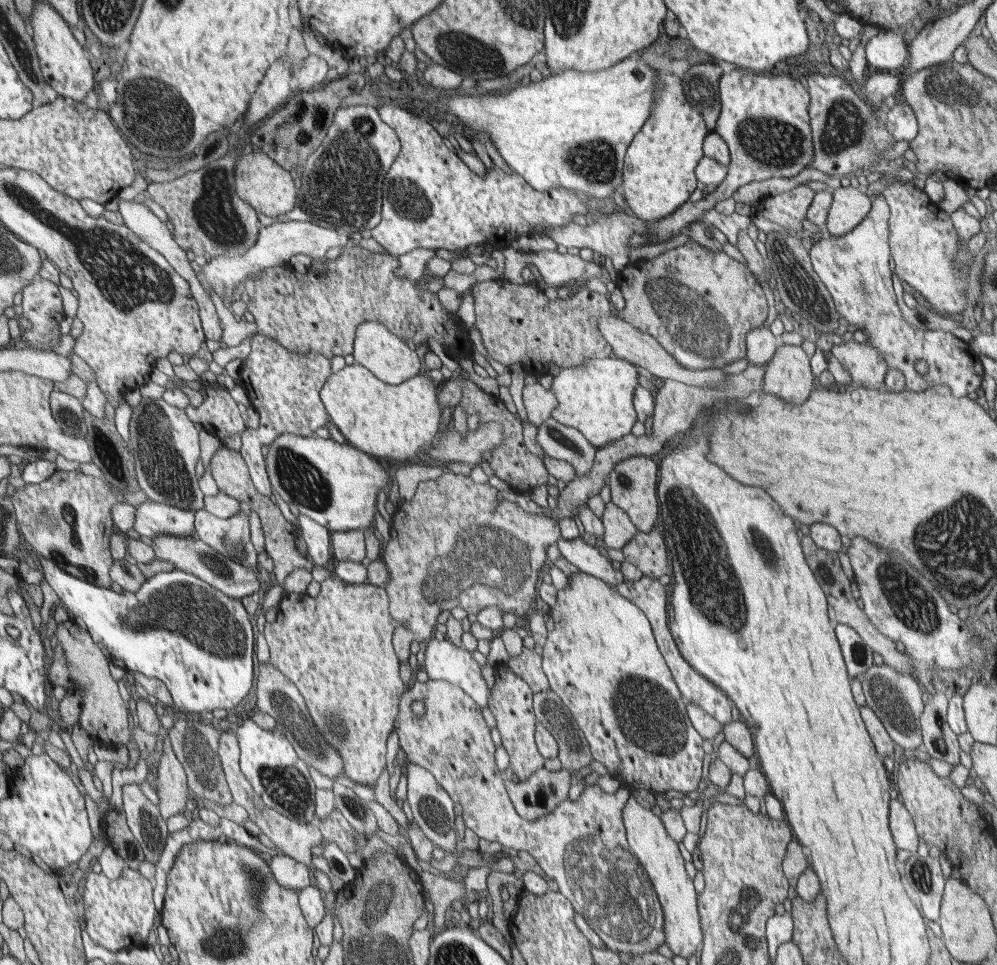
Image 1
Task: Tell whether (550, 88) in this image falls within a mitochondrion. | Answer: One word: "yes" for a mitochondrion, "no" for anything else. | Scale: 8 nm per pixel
no

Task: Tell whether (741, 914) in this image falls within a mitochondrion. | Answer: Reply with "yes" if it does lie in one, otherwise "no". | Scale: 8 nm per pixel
yes

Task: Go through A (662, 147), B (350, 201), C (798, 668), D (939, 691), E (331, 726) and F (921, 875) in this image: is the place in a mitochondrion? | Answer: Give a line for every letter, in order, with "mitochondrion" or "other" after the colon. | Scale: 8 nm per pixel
A: other
B: mitochondrion
C: other
D: other
E: mitochondrion
F: mitochondrion

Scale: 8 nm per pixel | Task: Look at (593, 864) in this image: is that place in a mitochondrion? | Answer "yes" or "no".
yes

